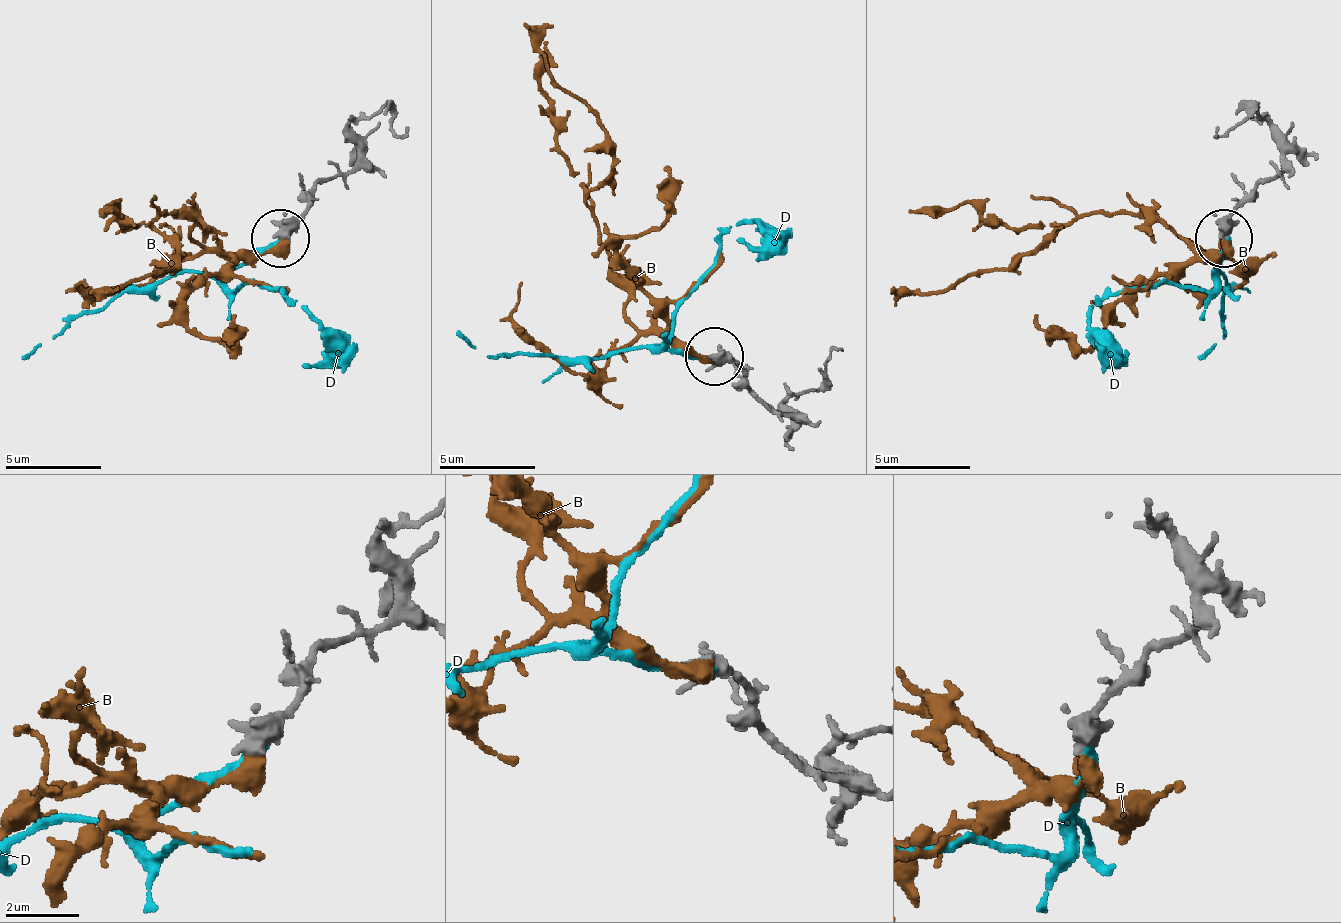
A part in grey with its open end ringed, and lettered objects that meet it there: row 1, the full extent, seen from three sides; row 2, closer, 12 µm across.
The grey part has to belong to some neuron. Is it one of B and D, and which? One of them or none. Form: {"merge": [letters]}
{"merge": ["B"]}

